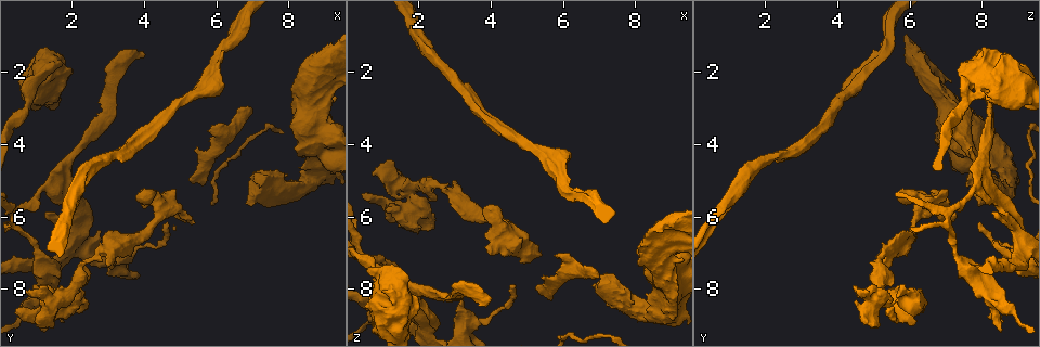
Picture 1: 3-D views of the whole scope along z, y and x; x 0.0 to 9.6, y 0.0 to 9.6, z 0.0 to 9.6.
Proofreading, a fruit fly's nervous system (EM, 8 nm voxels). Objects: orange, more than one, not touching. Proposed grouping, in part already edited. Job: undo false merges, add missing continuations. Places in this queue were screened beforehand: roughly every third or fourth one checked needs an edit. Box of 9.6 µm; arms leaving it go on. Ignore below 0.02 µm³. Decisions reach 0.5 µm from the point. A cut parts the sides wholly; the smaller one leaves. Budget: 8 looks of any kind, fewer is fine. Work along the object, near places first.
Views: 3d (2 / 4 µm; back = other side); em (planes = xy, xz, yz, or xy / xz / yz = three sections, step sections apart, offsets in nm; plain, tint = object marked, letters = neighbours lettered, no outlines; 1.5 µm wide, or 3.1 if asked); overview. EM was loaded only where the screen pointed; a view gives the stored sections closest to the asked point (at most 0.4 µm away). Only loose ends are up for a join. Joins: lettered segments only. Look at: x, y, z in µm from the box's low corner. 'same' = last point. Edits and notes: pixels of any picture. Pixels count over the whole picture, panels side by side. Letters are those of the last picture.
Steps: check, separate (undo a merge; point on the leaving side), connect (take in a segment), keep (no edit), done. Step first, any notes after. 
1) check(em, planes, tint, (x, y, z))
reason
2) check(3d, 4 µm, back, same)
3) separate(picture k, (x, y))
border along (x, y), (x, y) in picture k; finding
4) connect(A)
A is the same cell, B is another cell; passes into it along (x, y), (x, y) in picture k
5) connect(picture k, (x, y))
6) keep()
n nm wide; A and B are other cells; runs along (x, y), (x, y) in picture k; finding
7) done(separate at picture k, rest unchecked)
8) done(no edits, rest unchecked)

check(3d, 2 µm, (5.75, 3.60, 7.05))
branch stops here

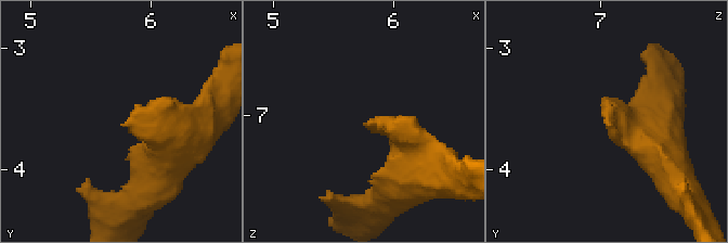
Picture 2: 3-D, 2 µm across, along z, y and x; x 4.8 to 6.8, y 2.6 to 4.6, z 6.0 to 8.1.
check(em, planes, letters, (5.78, 3.64, 7.08))
now the EM

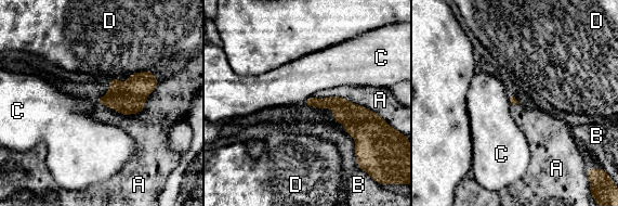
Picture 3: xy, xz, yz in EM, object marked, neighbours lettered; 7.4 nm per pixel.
keep()
A, B, C and D are other cells; border along (158, 82), (132, 114), (95, 102) in picture 3; none of them fits

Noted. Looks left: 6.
check(3d, 4 µm, (5.35, 5.00, 8.10))
free end

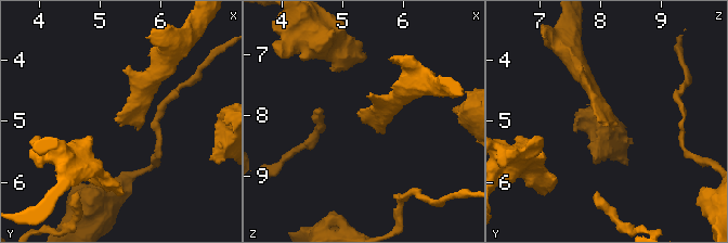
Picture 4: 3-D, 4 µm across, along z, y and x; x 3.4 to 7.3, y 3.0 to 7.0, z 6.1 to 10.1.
check(em, planes, letters, (5.30, 5.00, 8.10))
now the EM

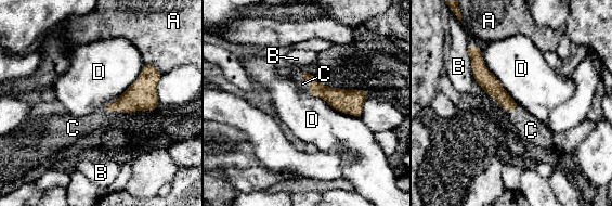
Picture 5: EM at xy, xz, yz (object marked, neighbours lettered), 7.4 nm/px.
connect(C)
D touches over 550 nm; C is the same cell, A, B and D are other cells; it goes on there

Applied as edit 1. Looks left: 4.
check(em, planes, letters, (3.90, 1.65, 8.50))
free end

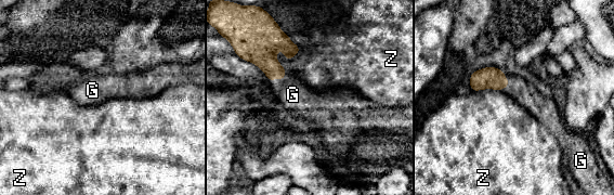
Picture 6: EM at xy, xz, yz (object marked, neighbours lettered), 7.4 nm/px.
connect(G)
G is the same cell, Z is another cell; passes into it along (261, 49), (279, 77), (292, 94) in picture 6; it goes on there

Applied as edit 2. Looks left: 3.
done(connect at picture 5, connect at picture 6, rest unchecked)

